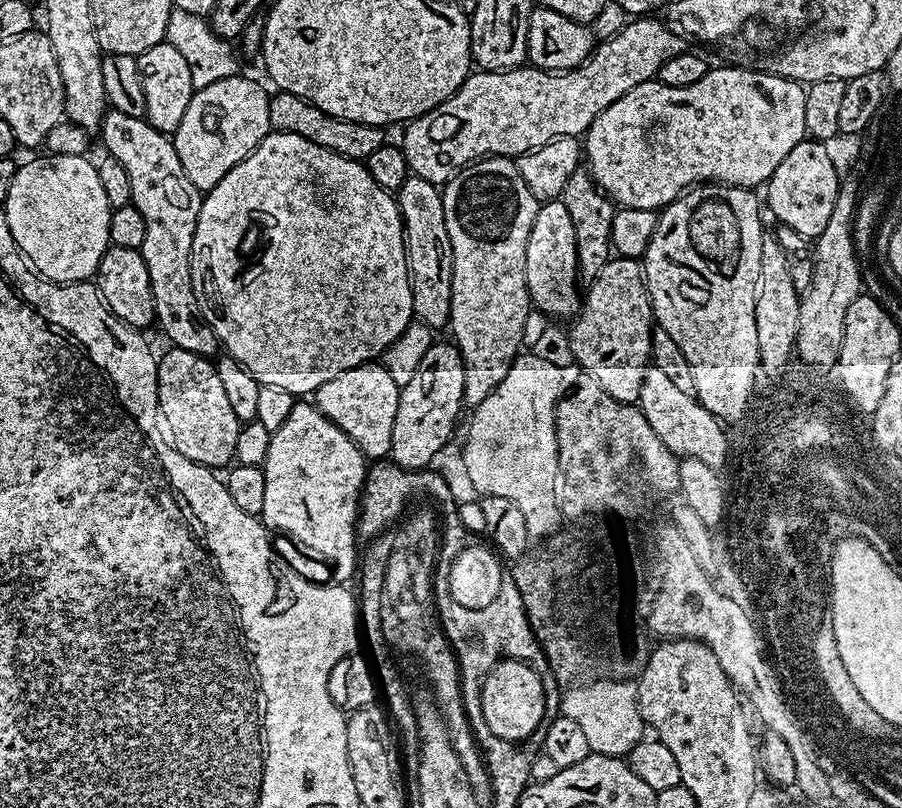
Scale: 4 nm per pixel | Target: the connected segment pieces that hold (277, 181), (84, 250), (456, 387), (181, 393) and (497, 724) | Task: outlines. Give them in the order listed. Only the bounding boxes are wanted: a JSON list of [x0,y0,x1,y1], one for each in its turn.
[[191,132,414,398],[2,155,112,284],[390,342,466,470],[156,346,242,470],[481,659,548,742]]

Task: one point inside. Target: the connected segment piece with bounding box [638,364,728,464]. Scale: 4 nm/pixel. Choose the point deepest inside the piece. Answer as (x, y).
(686, 428)

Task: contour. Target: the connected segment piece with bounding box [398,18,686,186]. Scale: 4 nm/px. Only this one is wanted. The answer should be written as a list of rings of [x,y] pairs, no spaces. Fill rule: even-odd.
[[[656,18],[629,19],[612,40],[597,43],[592,55],[569,72],[545,72],[542,68],[531,66],[511,68],[505,72],[473,71],[449,100],[443,100],[434,110],[403,125],[404,137],[398,140],[398,144],[404,150],[409,169],[430,183],[443,186],[477,158],[519,158],[538,146],[546,146],[546,142],[554,138],[583,137],[594,118],[598,118],[606,106],[618,102],[618,98],[634,90],[634,86],[653,79],[664,60],[685,51],[686,44],[680,41],[678,33],[671,32],[662,21],[652,19]]]

